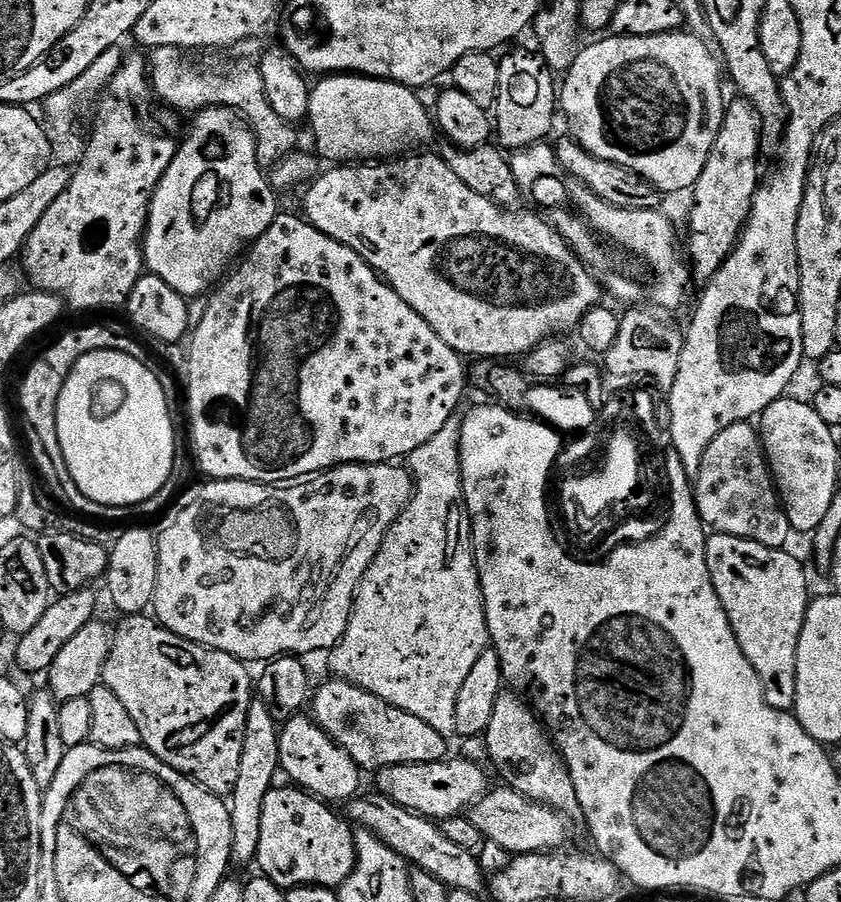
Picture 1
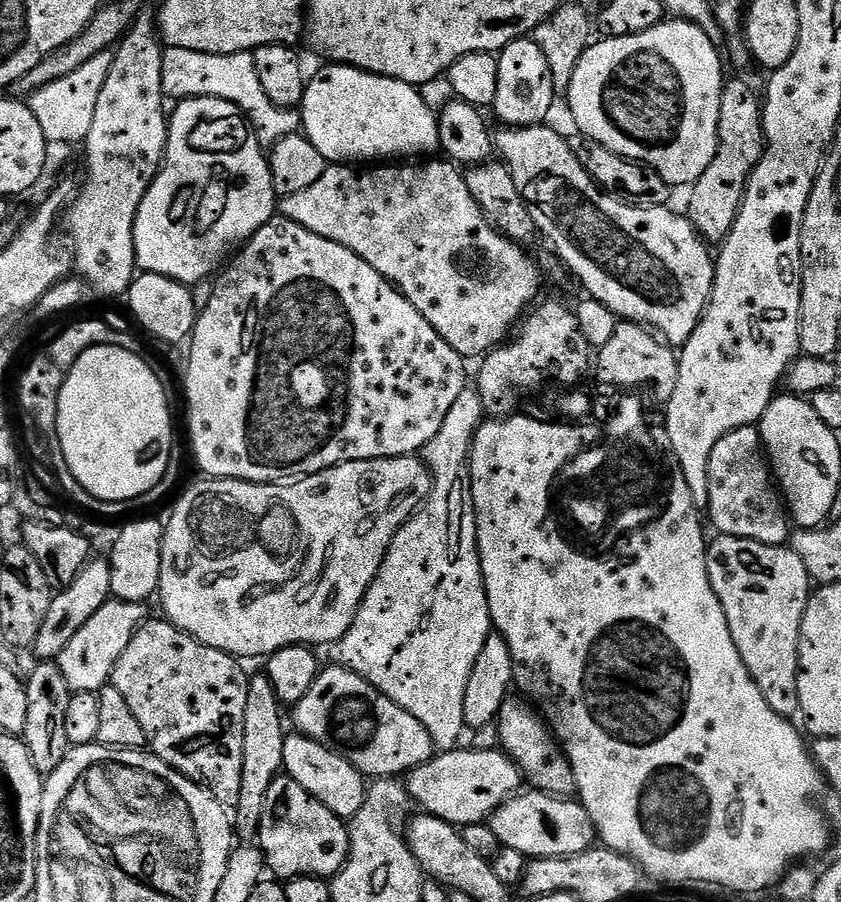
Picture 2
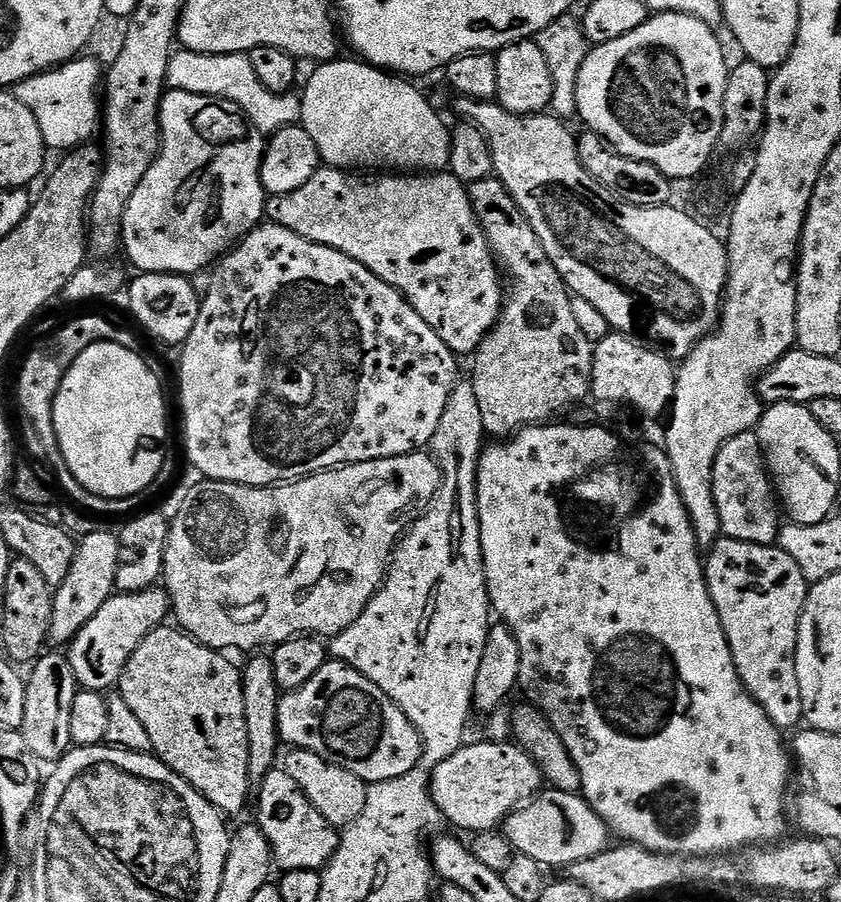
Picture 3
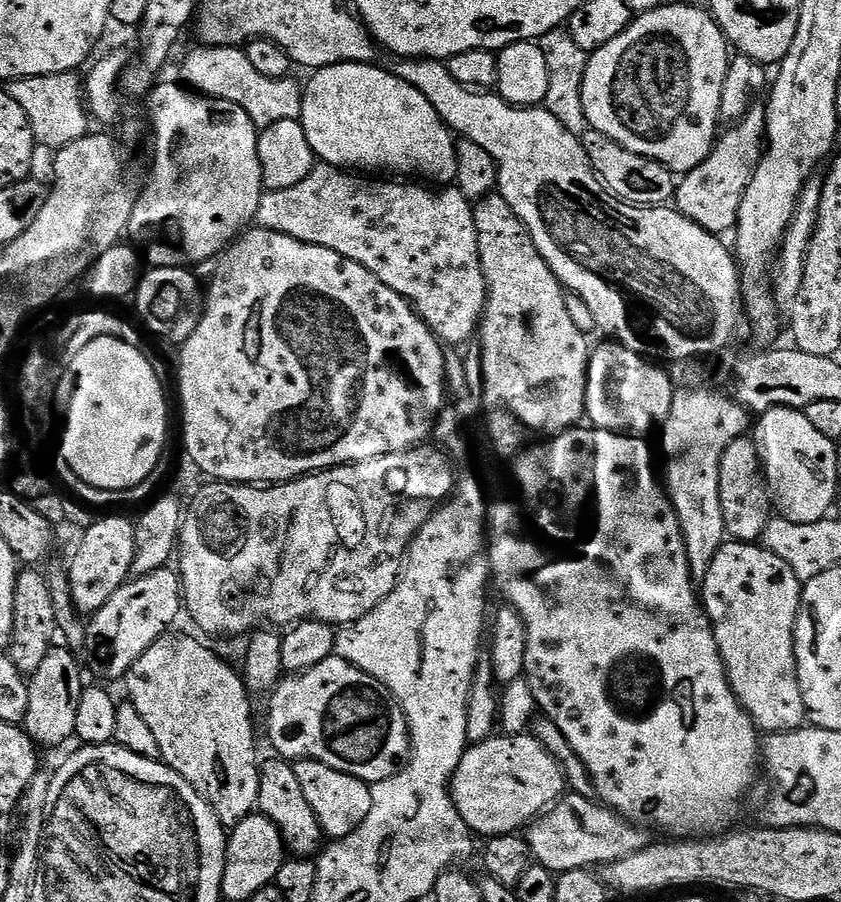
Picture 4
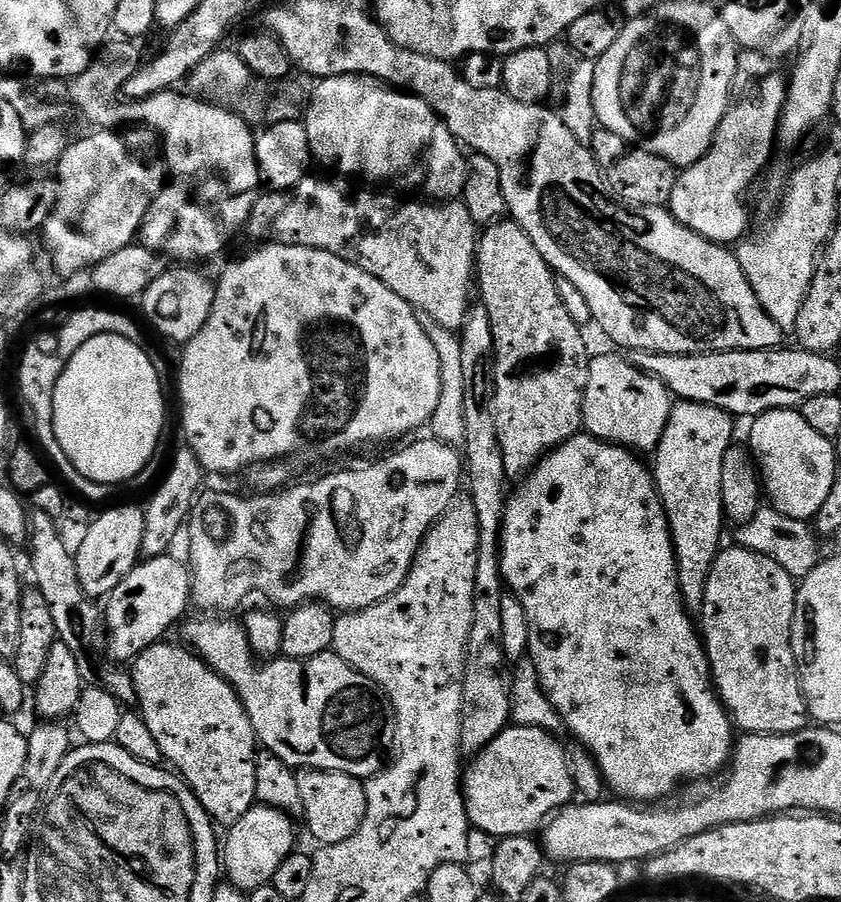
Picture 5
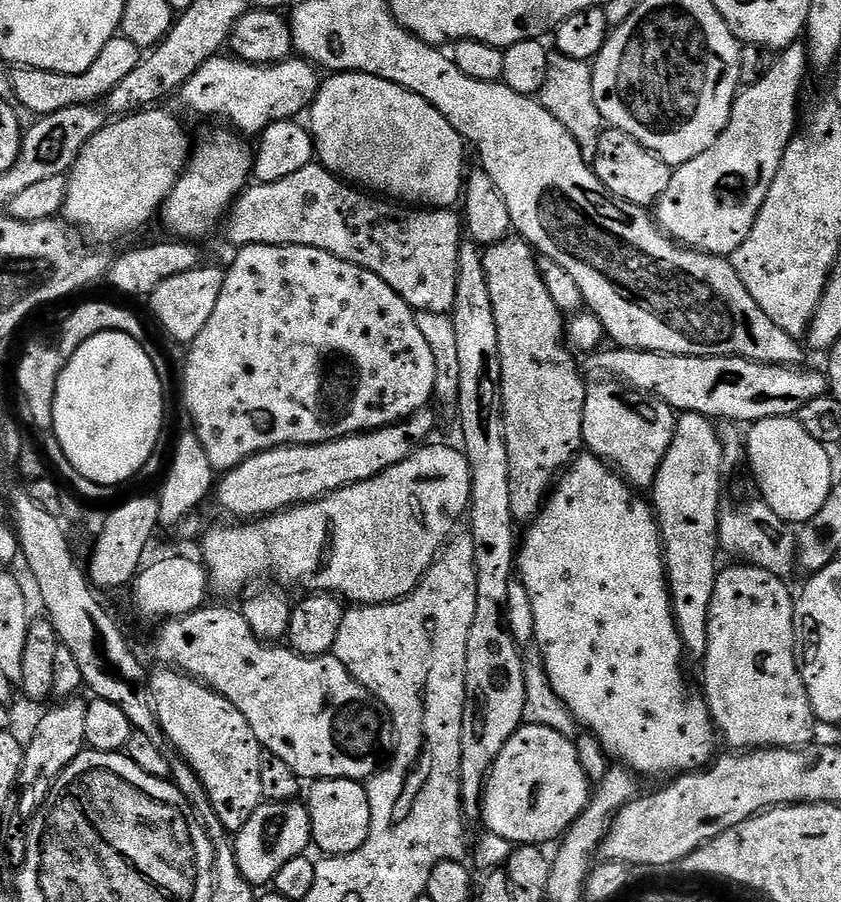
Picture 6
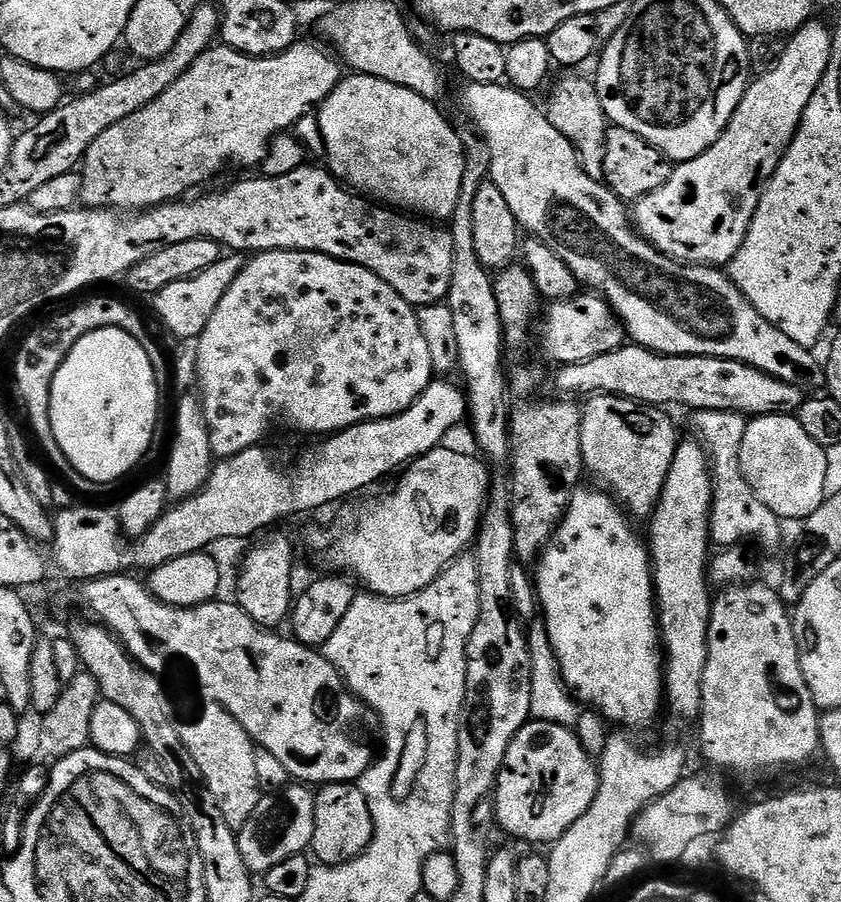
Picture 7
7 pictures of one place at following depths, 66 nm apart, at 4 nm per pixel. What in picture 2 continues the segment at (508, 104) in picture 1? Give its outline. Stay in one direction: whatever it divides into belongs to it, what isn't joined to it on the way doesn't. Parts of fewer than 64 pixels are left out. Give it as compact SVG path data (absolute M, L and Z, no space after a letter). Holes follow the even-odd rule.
M530 38L510 42L498 53L498 94L494 113L501 125L509 128L534 128L545 123L552 112L552 103L558 99L554 82L550 78L550 65L542 50Z

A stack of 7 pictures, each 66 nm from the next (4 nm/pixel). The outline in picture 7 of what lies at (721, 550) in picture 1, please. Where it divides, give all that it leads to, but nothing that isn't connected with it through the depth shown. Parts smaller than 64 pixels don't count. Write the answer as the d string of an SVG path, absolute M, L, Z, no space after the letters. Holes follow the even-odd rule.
M740 582L728 586L721 596L712 601L712 621L708 624L708 661L706 674L702 678L702 698L700 699L700 748L704 756L716 768L725 768L728 772L741 772L744 776L752 776L755 772L764 772L767 768L792 768L795 764L804 764L812 755L817 755L820 747L820 718L816 703L810 698L810 690L806 686L806 678L802 678L802 666L798 658L796 635L792 629L792 618L789 609L784 609L785 601L775 587L767 588L761 582Z

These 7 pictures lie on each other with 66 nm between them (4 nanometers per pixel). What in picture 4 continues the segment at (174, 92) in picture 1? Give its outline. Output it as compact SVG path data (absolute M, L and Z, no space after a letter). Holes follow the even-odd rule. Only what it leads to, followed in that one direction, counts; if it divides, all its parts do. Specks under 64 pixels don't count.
M197 47L184 60L180 74L181 81L193 91L201 95L208 95L213 99L234 101L254 122L258 130L263 130L282 120L299 120L301 116L301 102L303 87L293 77L270 79L258 73L250 63L245 49L232 47Z

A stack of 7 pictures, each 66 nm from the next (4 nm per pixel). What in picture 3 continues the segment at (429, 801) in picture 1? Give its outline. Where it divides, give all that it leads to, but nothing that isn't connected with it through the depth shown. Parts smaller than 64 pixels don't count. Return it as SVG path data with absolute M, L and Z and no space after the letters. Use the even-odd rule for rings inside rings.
M515 742L470 744L461 746L431 772L432 797L447 823L449 820L467 834L491 832L499 829L511 812L541 791L540 768Z

